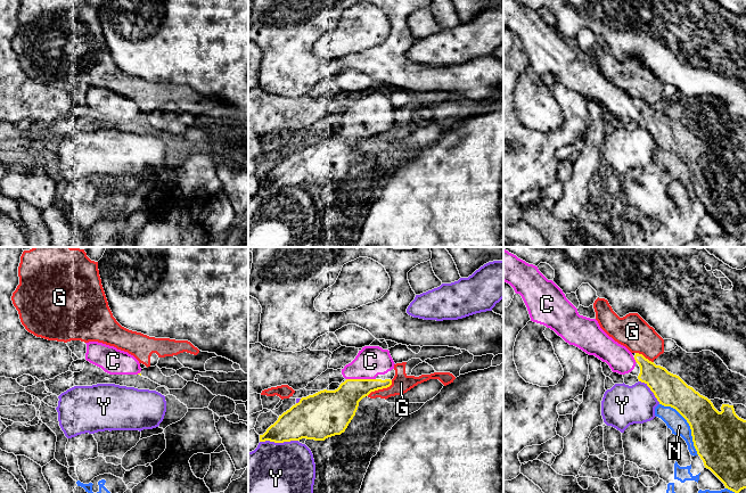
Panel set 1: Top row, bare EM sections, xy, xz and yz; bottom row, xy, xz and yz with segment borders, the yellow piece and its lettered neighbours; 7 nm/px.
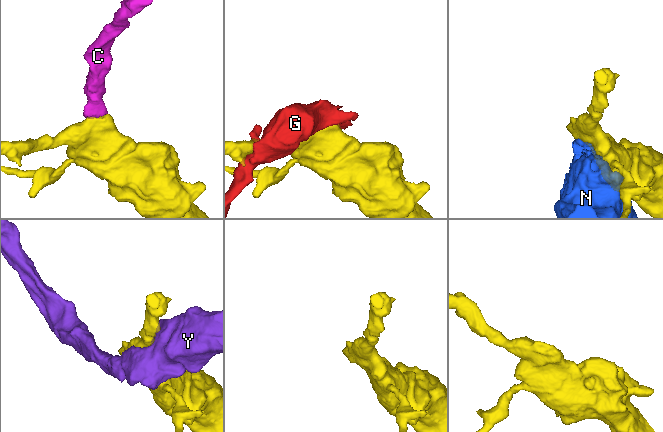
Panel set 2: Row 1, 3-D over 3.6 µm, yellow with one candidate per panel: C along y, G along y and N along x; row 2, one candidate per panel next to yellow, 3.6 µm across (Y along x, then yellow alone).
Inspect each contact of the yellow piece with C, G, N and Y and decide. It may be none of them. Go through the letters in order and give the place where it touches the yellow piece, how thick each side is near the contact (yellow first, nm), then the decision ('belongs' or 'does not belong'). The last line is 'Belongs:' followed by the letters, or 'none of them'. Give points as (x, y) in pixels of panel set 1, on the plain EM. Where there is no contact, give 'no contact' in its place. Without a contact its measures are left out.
C: meets yellow in xz at (361, 124); 240 nm thick on the yellow side, 220 nm on the other; belongs
G: meets yellow in xz at (380, 133); 190 nm thick on the yellow side, 140 nm on the other; does not belong
N: meets yellow in yz at (689, 170); 360 nm thick on the yellow side, 130 nm on the other; does not belong
Y: meets yellow in xz at (278, 187); 260 nm thick on the yellow side, 500 nm on the other; does not belong
Belongs: C

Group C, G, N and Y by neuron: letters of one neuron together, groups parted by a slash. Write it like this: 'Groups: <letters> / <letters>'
Groups: C / G / N / Y

